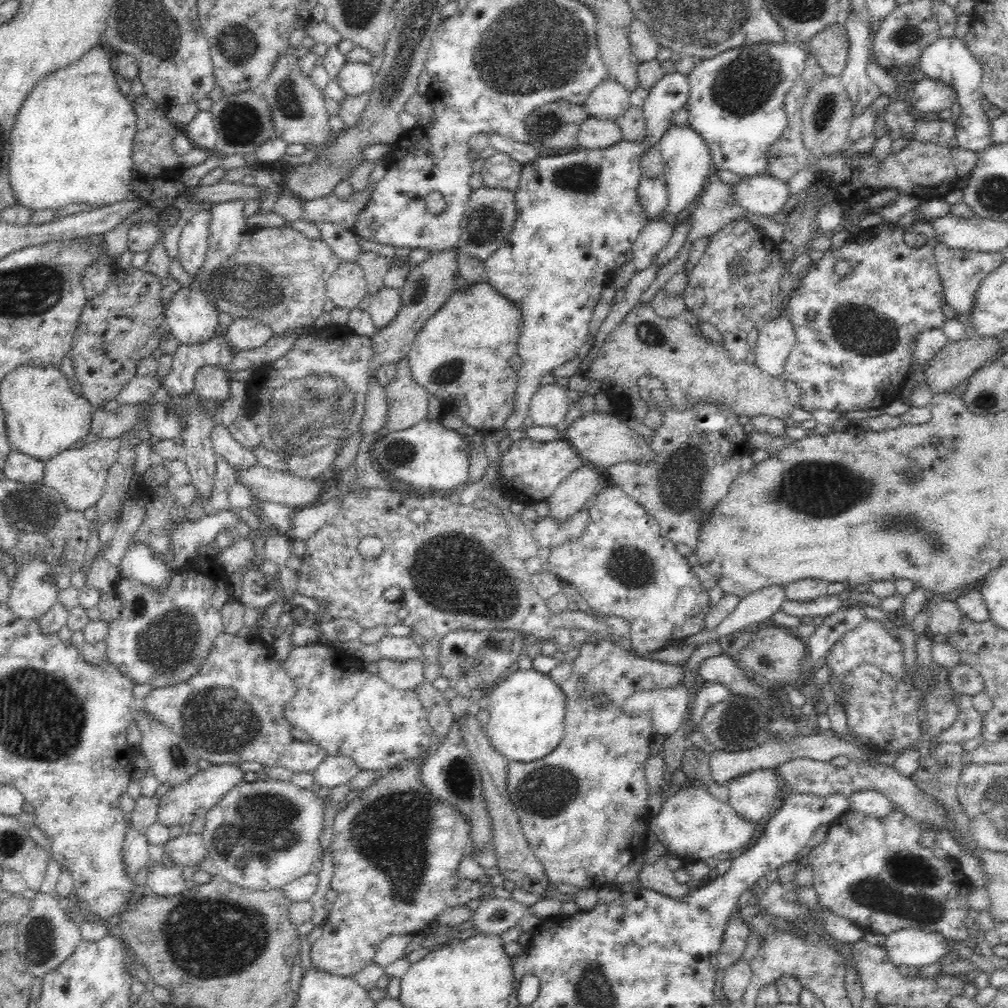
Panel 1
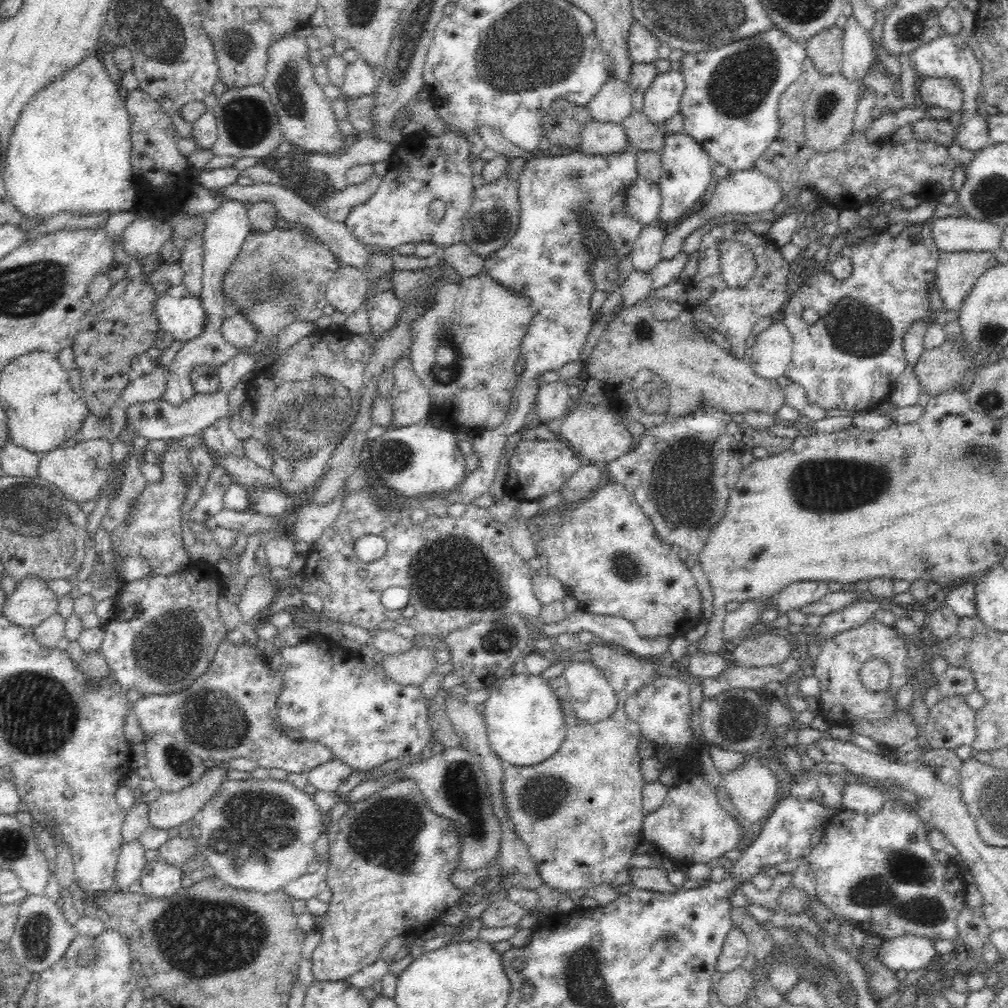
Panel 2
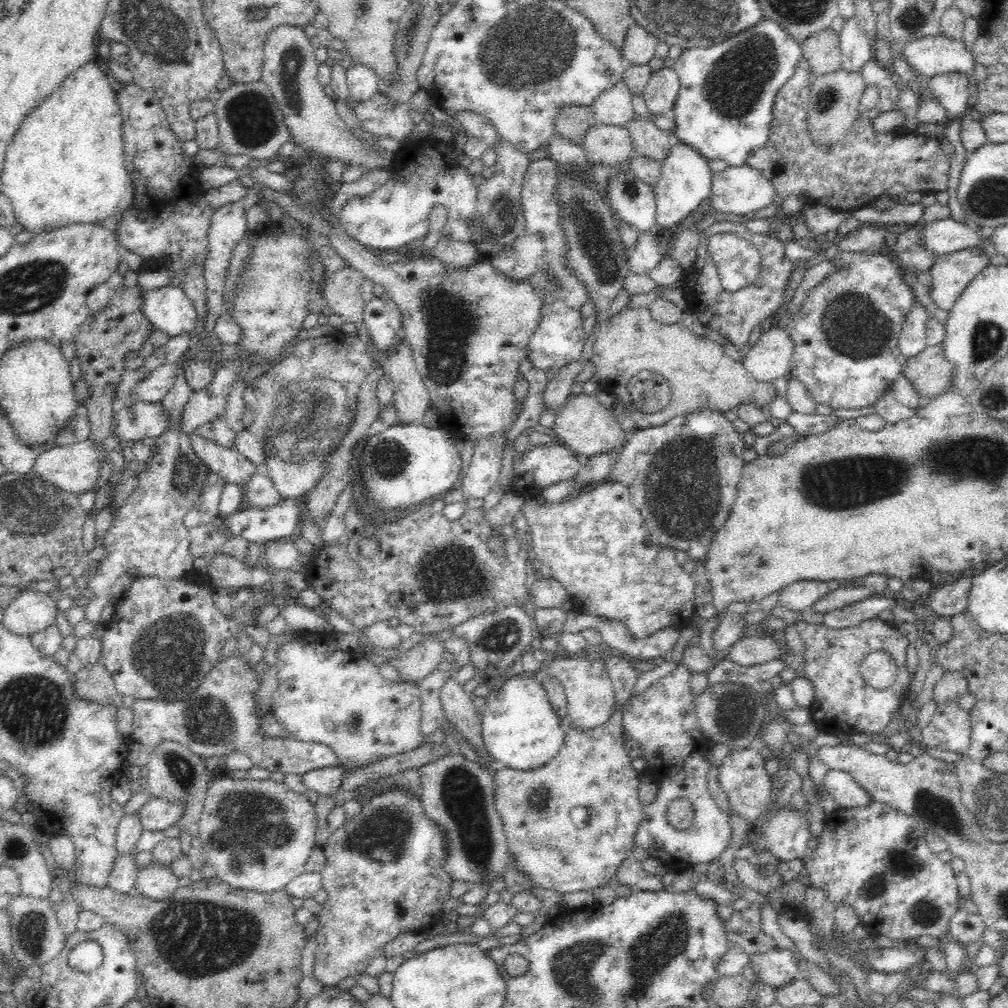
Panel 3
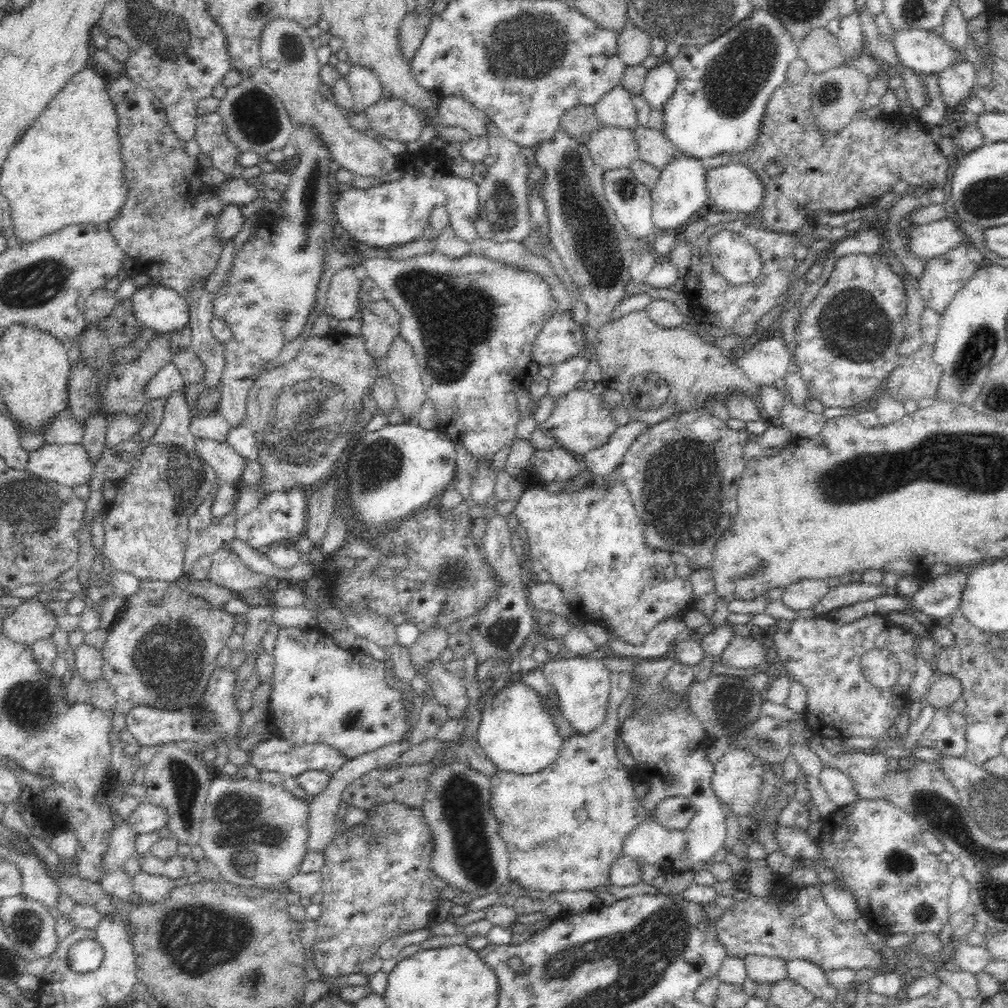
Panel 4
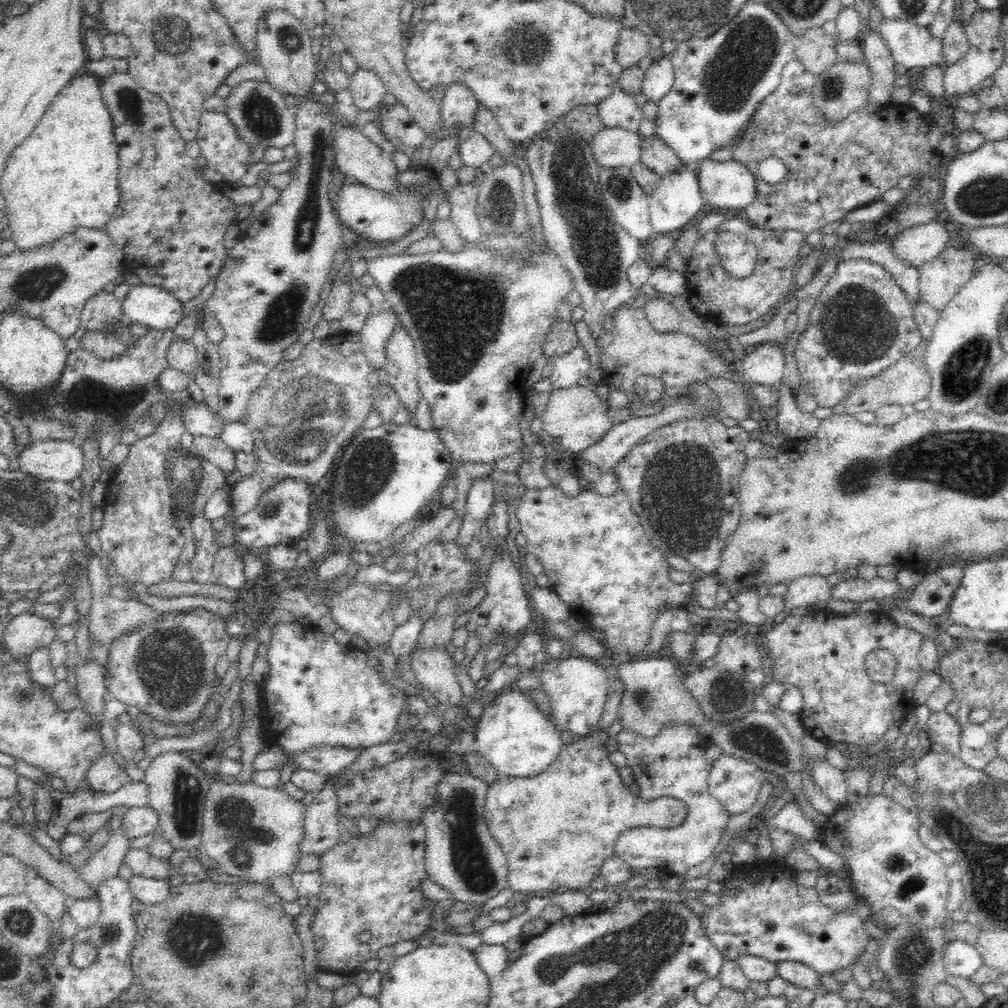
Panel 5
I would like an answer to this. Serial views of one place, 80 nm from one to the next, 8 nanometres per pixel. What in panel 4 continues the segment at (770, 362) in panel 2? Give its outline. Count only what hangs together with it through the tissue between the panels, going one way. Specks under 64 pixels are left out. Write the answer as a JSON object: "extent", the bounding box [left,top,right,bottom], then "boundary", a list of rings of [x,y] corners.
{"extent":[735,331,790,385],"boundary":[[[780,331],[764,336],[757,343],[752,345],[748,352],[740,352],[735,365],[744,371],[751,381],[762,385],[775,385],[778,378],[783,378],[790,362],[790,355],[786,348],[786,341]]]}

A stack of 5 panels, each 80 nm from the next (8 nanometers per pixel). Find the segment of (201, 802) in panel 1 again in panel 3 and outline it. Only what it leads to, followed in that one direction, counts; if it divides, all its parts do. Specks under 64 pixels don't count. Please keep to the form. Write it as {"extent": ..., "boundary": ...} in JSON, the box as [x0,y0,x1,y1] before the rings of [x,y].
{"extent":[135,799,184,831],"boundary":[[[150,799],[135,813],[144,831],[163,831],[169,826],[176,825],[182,816],[184,805],[180,801],[165,801]]]}

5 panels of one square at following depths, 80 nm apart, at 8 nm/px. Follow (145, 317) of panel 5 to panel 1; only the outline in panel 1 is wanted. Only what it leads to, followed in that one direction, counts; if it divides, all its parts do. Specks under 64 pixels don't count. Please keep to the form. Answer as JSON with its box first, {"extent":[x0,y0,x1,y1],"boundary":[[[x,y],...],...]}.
{"extent":[163,280,223,344],"boundary":[[[199,280],[182,286],[168,304],[163,304],[166,332],[172,333],[181,344],[204,342],[216,334],[216,326],[223,318],[207,302]]]}

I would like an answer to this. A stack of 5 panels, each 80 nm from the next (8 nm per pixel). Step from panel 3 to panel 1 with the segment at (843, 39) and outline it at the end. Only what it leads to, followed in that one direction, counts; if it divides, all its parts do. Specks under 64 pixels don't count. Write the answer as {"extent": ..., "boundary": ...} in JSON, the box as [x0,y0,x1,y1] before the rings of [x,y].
{"extent":[839,12,881,114],"boundary":[[[853,12],[847,16],[844,25],[848,35],[848,52],[846,66],[839,77],[854,105],[855,114],[858,114],[862,108],[872,106],[881,95],[878,86],[866,75],[866,66],[873,61],[871,54],[873,31]]]}

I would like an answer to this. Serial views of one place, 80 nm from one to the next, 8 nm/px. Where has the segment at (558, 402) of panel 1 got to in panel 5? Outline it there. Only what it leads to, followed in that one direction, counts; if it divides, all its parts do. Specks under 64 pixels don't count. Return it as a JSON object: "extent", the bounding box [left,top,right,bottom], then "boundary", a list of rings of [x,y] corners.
{"extent":[549,345,591,388],"boundary":[[[576,345],[566,354],[556,356],[552,361],[553,372],[549,376],[555,388],[570,388],[572,385],[580,384],[580,378],[587,376],[591,360],[586,349]]]}

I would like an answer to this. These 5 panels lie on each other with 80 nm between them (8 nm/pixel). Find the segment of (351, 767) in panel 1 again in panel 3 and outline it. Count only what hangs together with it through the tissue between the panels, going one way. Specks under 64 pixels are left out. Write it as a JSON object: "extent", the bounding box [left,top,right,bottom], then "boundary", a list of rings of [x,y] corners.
{"extent":[300,766,343,798],"boundary":[[[342,766],[310,770],[300,778],[302,783],[306,785],[307,793],[313,797],[324,794],[334,798],[340,792],[341,781],[343,780]]]}

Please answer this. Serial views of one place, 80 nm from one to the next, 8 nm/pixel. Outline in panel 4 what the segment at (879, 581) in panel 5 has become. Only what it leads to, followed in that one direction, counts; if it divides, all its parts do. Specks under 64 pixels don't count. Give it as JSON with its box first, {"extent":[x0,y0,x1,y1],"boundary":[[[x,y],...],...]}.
{"extent":[813,581,889,615],"boundary":[[[864,581],[848,582],[830,588],[828,594],[813,606],[816,615],[826,615],[831,610],[864,602],[886,595],[889,587],[885,584],[868,584]]]}

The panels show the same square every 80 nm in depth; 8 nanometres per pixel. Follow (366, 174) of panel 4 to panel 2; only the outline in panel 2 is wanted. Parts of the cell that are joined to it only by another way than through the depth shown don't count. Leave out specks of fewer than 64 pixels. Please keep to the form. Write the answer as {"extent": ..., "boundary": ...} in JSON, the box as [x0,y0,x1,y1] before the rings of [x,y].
{"extent":[261,31,351,153],"boundary":[[[295,31],[282,34],[280,38],[272,40],[268,46],[268,62],[266,62],[266,72],[264,72],[261,85],[266,89],[276,107],[276,112],[279,114],[279,125],[286,141],[292,145],[301,146],[308,153],[344,152],[351,139],[340,130],[336,115],[330,106],[331,100],[326,97],[323,87],[319,86],[313,77],[314,69],[313,64],[309,61],[309,50],[306,39],[295,35]]]}

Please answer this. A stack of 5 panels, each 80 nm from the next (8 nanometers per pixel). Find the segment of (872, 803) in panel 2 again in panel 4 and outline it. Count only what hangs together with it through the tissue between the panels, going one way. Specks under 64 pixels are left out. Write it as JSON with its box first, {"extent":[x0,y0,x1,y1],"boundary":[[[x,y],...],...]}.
{"extent":[820,764,858,807],"boundary":[[[822,764],[820,771],[820,783],[826,790],[828,797],[838,807],[852,804],[858,800],[857,788],[853,787],[851,779],[846,774],[827,764]]]}

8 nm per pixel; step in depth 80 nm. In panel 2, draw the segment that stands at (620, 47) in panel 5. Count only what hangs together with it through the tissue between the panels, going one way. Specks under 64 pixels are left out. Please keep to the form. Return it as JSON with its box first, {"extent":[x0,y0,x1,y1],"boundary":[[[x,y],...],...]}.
{"extent":[628,21,661,63],"boundary":[[[634,21],[628,32],[628,56],[633,63],[652,63],[658,57],[661,42],[638,21]]]}

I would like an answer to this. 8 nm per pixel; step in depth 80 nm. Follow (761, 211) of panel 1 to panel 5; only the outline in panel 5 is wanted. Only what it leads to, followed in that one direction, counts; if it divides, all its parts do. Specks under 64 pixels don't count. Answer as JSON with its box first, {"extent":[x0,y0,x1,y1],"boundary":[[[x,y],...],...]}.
{"extent":[697,158,756,212],"boundary":[[[708,158],[697,168],[700,193],[706,203],[706,207],[718,212],[730,208],[744,209],[755,200],[756,186],[754,177],[741,162],[733,159],[726,162],[717,162]]]}

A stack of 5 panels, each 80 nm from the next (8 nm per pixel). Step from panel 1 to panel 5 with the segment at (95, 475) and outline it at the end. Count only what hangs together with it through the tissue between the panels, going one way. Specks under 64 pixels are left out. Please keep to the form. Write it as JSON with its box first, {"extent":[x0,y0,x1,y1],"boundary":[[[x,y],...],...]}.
{"extent":[10,439,83,482],"boundary":[[[47,439],[30,442],[16,452],[10,469],[36,477],[70,482],[83,470],[83,451],[70,441]]]}

